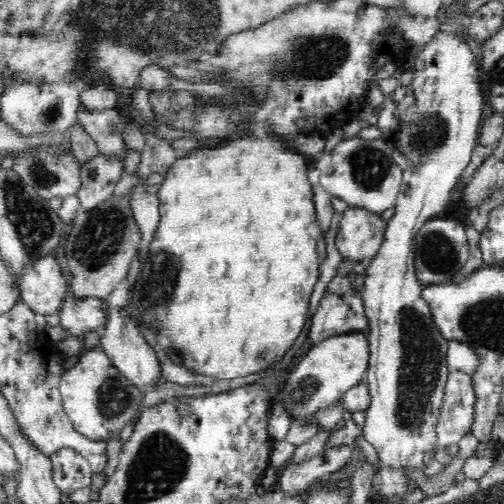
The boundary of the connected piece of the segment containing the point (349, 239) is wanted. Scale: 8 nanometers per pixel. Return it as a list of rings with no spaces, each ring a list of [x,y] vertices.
[[[350,208],[344,212],[336,236],[336,248],[344,260],[362,262],[374,260],[386,240],[388,222],[368,208]]]

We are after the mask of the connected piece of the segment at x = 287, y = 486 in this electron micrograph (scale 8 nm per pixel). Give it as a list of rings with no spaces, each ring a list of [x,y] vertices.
[[[342,444],[326,448],[322,456],[312,456],[312,460],[306,460],[298,466],[288,464],[276,488],[286,490],[290,494],[300,494],[308,490],[316,480],[344,470],[354,460],[354,454],[356,454],[354,444]]]

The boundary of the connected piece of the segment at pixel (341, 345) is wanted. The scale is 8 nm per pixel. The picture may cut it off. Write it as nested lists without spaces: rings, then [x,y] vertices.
[[[340,334],[326,338],[324,342],[312,346],[304,358],[294,366],[292,372],[286,374],[282,390],[280,390],[280,404],[284,406],[290,422],[312,420],[320,410],[334,406],[342,396],[352,390],[354,386],[362,386],[366,372],[370,368],[370,344],[366,334]]]

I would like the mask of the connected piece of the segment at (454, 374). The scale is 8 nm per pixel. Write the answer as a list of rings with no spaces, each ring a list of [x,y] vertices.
[[[450,368],[446,396],[436,426],[436,440],[430,450],[432,456],[436,454],[436,450],[444,450],[450,444],[460,444],[462,438],[472,432],[476,406],[476,394],[472,384],[472,374]]]

